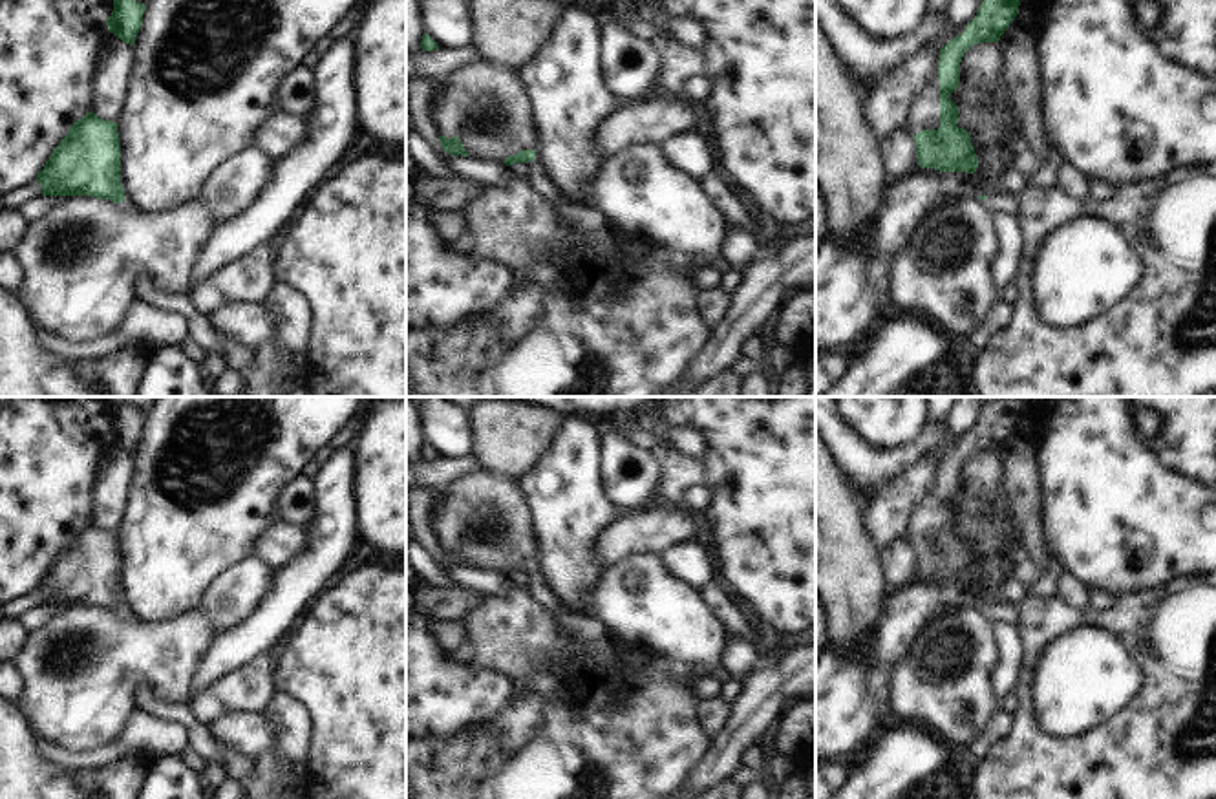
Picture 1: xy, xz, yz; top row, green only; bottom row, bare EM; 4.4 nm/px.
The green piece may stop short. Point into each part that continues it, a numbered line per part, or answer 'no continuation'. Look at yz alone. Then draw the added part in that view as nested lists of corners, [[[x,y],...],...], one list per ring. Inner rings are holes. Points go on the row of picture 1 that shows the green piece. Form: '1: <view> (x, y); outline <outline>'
1: yz (1010, 203); outline [[[993,194],[980,199],[991,212],[1004,212],[1017,216],[1020,210],[1020,194]]]

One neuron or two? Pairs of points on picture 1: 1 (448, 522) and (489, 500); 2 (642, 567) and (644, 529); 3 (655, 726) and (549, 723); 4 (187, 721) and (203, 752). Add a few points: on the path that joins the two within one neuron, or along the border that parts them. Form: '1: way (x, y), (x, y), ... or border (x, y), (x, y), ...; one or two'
1: way (458, 522), (480, 509); one
2: border (659, 551), (633, 551), (608, 569); two
3: way (629, 726), (575, 726); one
4: way (192, 728), (202, 745); one

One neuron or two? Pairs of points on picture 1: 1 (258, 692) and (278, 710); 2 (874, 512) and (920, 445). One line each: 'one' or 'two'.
1: two
2: two

